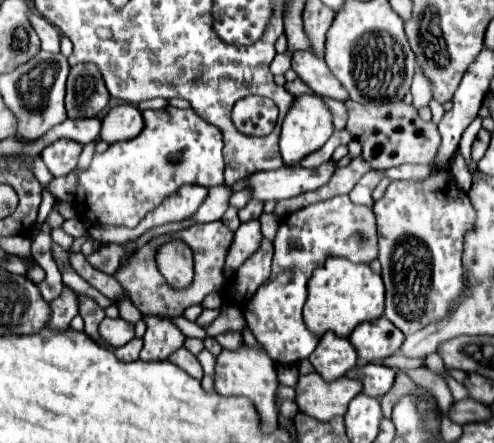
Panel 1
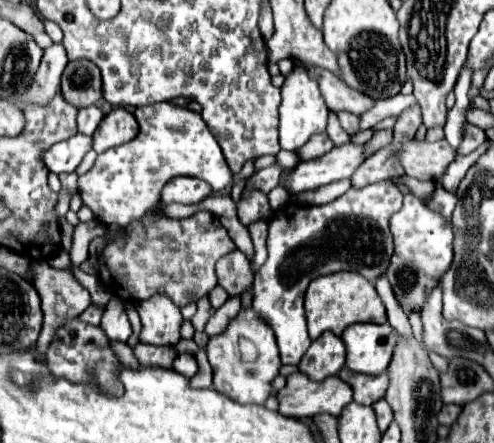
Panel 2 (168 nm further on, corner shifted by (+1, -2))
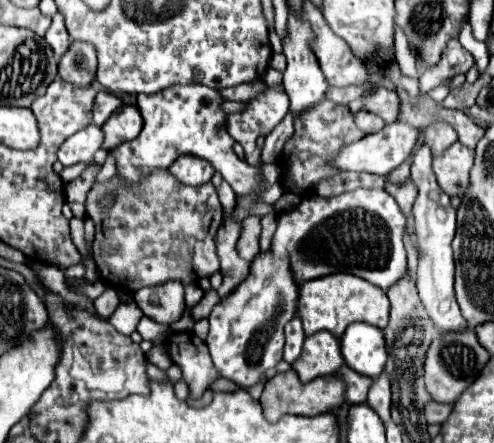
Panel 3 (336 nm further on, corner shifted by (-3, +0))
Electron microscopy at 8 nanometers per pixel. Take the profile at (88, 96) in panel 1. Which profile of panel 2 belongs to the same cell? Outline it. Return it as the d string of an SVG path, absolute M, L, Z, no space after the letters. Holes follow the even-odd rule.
M88 60L68 62L62 74L62 94L76 108L88 108L102 100L100 70Z

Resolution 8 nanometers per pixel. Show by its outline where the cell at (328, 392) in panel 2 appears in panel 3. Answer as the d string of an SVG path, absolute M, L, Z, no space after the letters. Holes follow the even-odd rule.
M288 370L288 372L278 372L276 376L268 378L268 382L264 384L264 392L260 396L260 402L264 408L266 420L278 422L286 414L316 416L320 412L330 412L344 402L342 394L344 394L344 384L336 376L320 376L320 378L314 378L312 382L302 384L298 380L298 374L294 370Z

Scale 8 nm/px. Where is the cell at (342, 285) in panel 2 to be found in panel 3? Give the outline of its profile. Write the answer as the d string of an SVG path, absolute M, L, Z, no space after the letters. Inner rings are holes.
M330 274L324 278L308 280L300 288L298 316L306 336L316 334L318 330L328 330L340 338L352 322L366 322L376 328L384 328L388 324L388 310L390 302L386 292L354 274Z

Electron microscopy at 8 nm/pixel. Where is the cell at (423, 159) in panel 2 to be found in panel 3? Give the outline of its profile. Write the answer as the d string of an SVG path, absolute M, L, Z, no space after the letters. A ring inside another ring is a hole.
M456 142L440 158L434 158L432 168L436 180L448 196L464 196L464 192L468 190L474 156L476 152L472 148L466 148Z

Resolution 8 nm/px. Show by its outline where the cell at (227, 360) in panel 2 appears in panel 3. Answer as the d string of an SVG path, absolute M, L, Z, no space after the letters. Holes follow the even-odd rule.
M272 250L256 254L250 274L228 296L224 296L210 312L210 332L206 344L218 372L240 384L254 386L260 376L282 360L284 326L296 314L300 288L288 272L288 260L276 260Z

